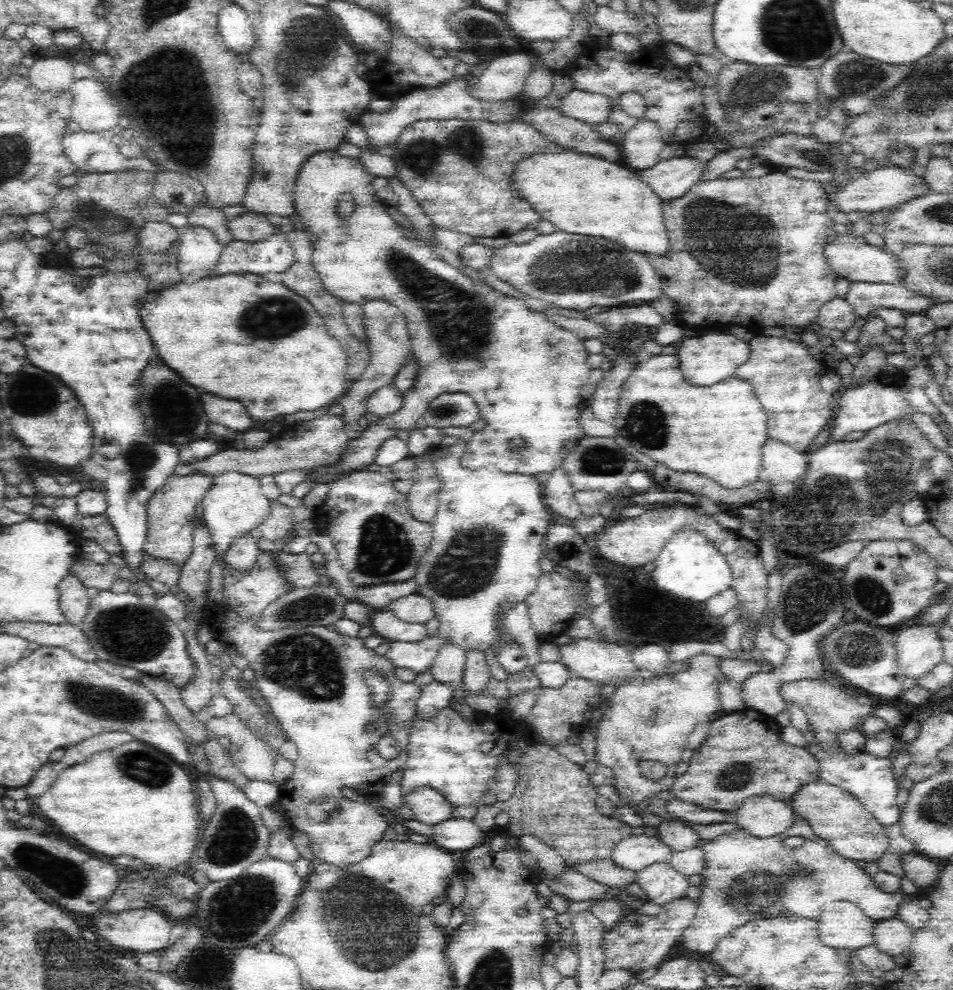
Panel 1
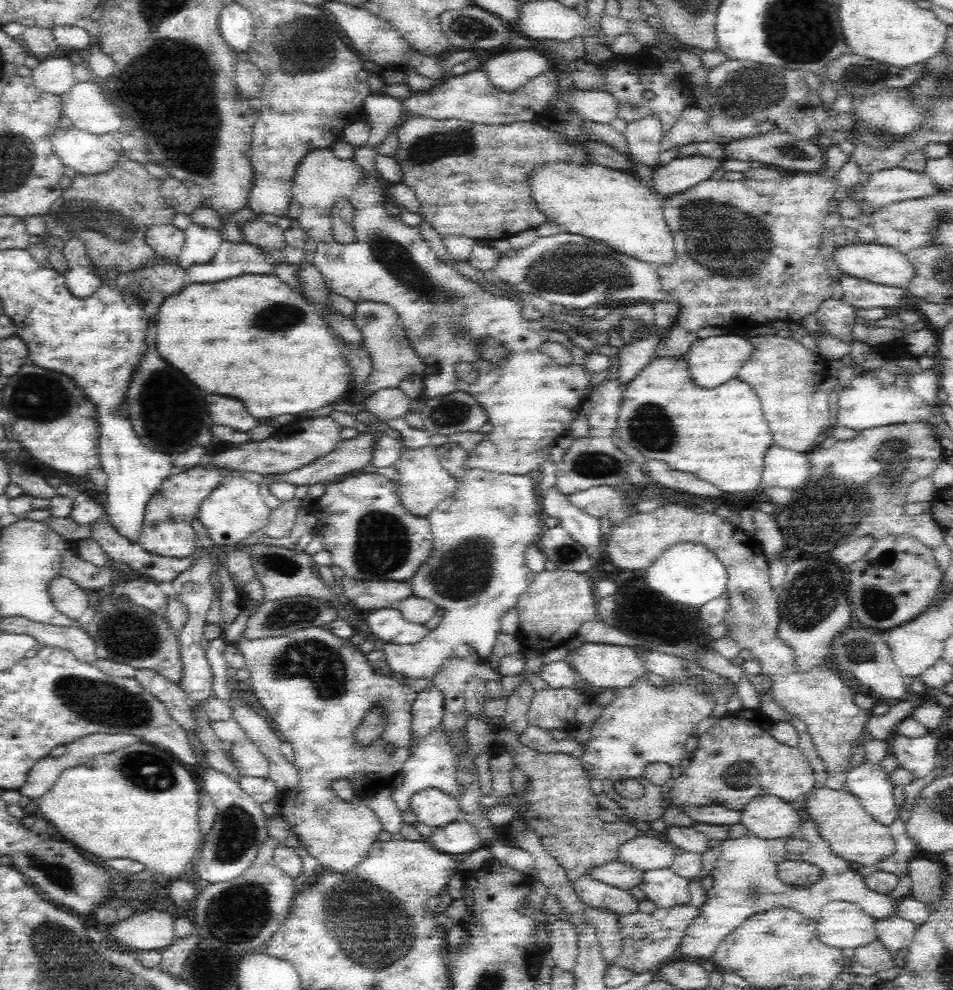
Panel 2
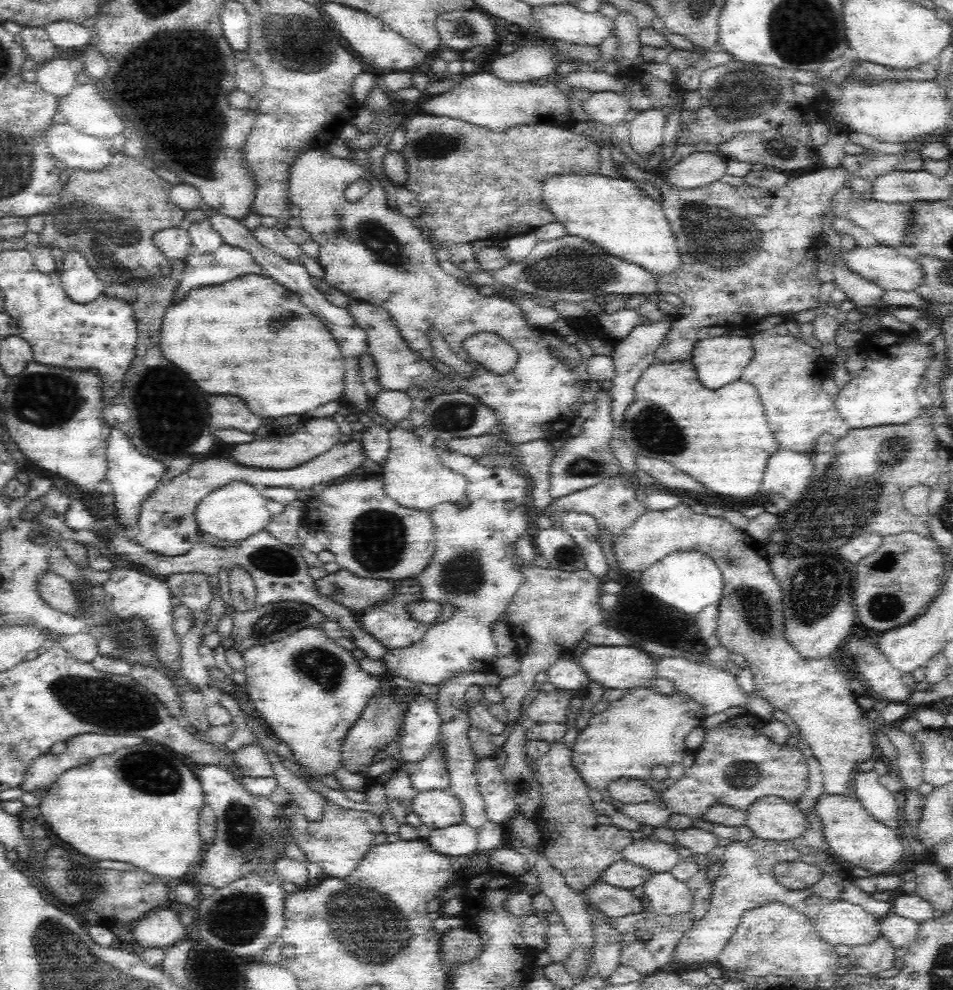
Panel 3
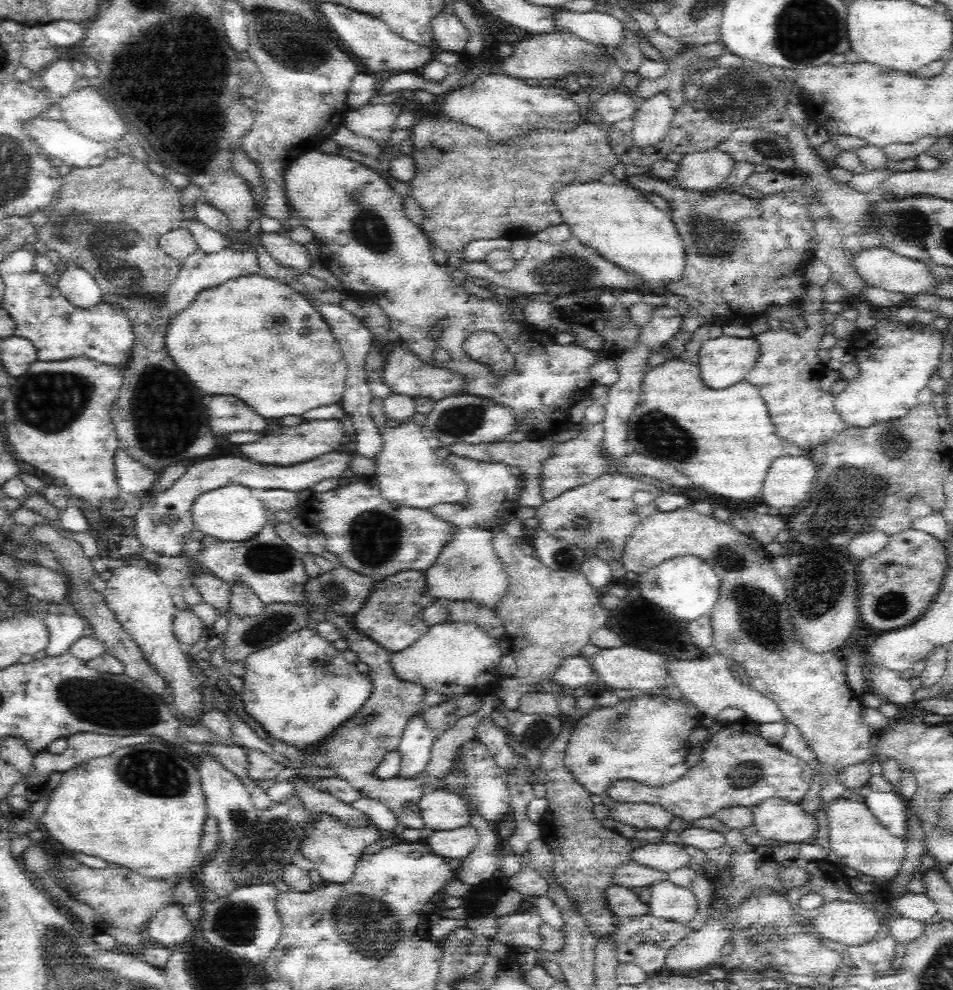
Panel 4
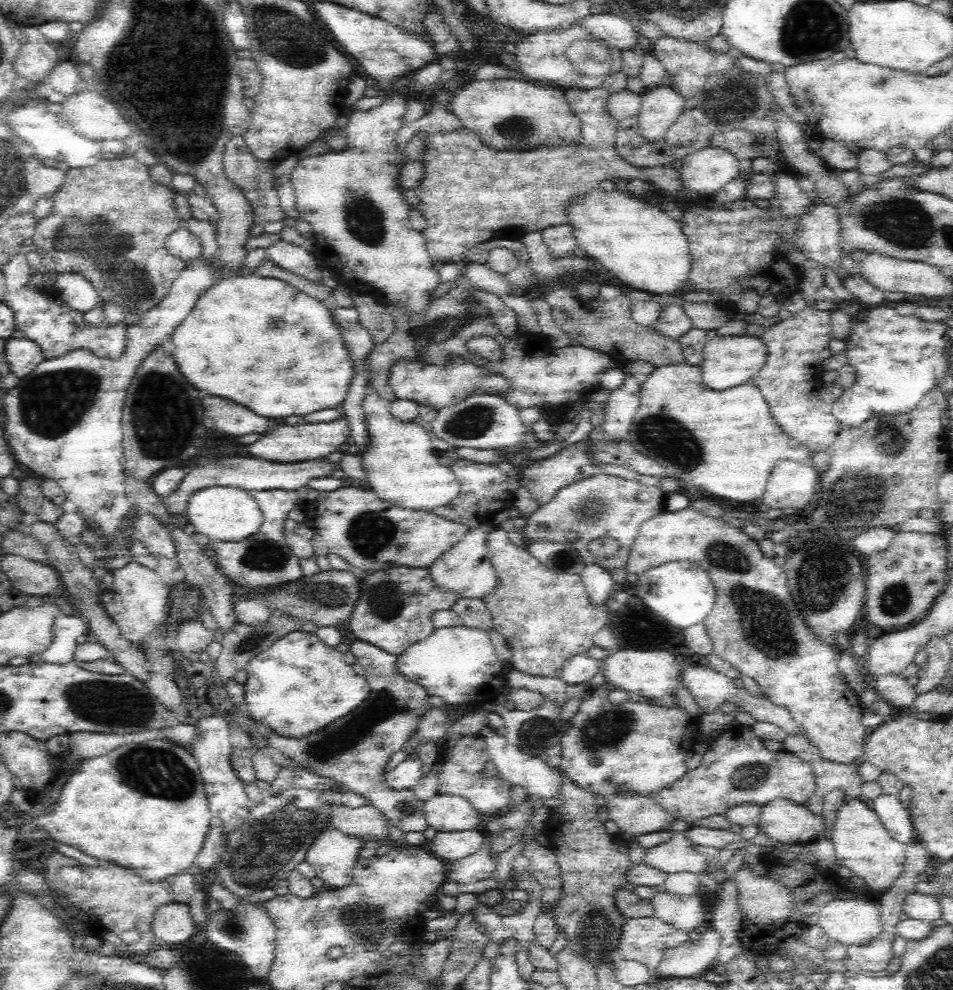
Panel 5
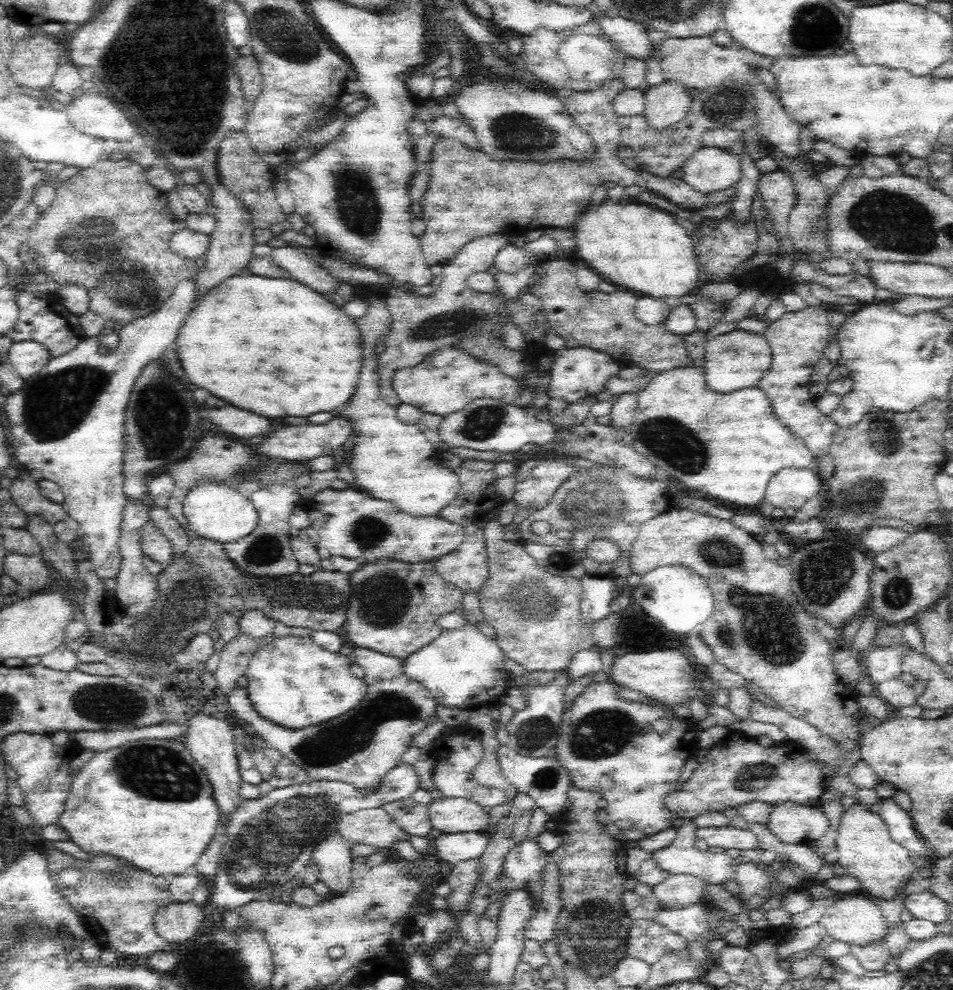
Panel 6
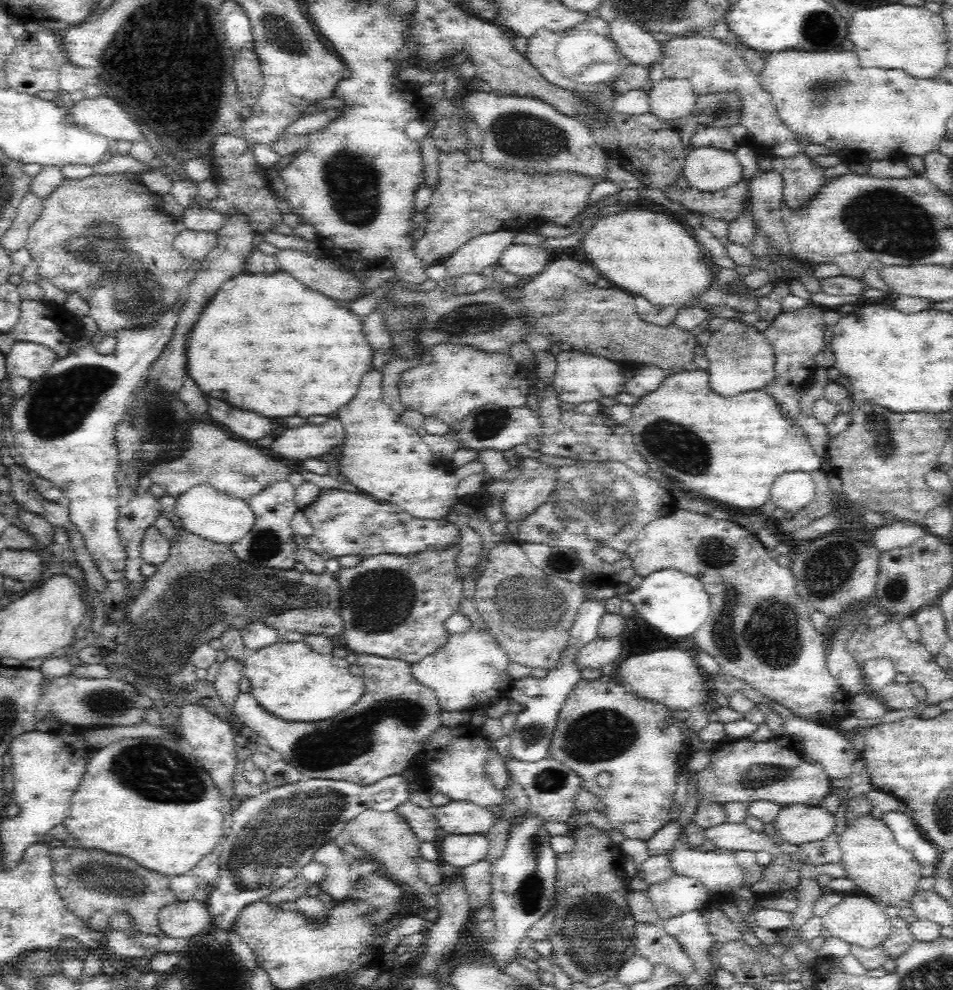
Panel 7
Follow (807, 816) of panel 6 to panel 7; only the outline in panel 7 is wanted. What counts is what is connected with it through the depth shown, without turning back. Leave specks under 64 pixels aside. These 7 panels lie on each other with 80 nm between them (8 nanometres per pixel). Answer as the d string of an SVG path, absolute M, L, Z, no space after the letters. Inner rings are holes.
M792 804L780 812L770 829L780 834L784 841L803 846L808 842L825 840L834 833L836 822L834 814L826 808Z

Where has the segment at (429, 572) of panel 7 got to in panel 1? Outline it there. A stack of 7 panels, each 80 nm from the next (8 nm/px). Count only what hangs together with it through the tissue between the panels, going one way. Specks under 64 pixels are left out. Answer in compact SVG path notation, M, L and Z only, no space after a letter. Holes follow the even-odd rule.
M387 608L376 610L369 621L373 634L392 642L417 643L428 636L425 624L405 623Z

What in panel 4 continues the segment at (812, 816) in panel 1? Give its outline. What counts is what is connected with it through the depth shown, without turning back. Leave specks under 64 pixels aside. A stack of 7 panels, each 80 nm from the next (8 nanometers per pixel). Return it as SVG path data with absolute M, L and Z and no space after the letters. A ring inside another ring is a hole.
M840 798L832 802L825 812L828 816L833 861L840 866L850 867L860 875L872 877L872 884L886 888L901 870L905 856L905 840L891 836L860 799Z

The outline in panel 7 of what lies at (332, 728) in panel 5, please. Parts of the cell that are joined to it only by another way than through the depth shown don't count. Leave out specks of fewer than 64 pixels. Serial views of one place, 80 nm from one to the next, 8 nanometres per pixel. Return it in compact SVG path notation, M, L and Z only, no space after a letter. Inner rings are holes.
M358 655L357 666L362 669L365 684L364 694L348 710L332 718L316 722L292 722L278 718L261 708L252 693L240 693L234 703L233 715L260 736L260 741L272 748L272 755L300 771L302 778L323 778L352 782L370 786L383 778L402 773L408 768L416 754L423 748L425 740L442 726L435 692L418 682L412 674L411 665L400 659L380 658L376 655ZM409 800L400 805L396 810L407 821L408 826L422 843L438 845L440 838L436 834L438 823L432 814L432 808L416 806Z

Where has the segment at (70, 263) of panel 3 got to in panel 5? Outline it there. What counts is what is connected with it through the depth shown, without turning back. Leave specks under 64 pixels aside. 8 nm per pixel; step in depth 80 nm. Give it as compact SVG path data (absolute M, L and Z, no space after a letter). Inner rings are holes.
M69 272L58 275L56 291L66 306L75 312L84 314L96 306L96 289L80 274Z

